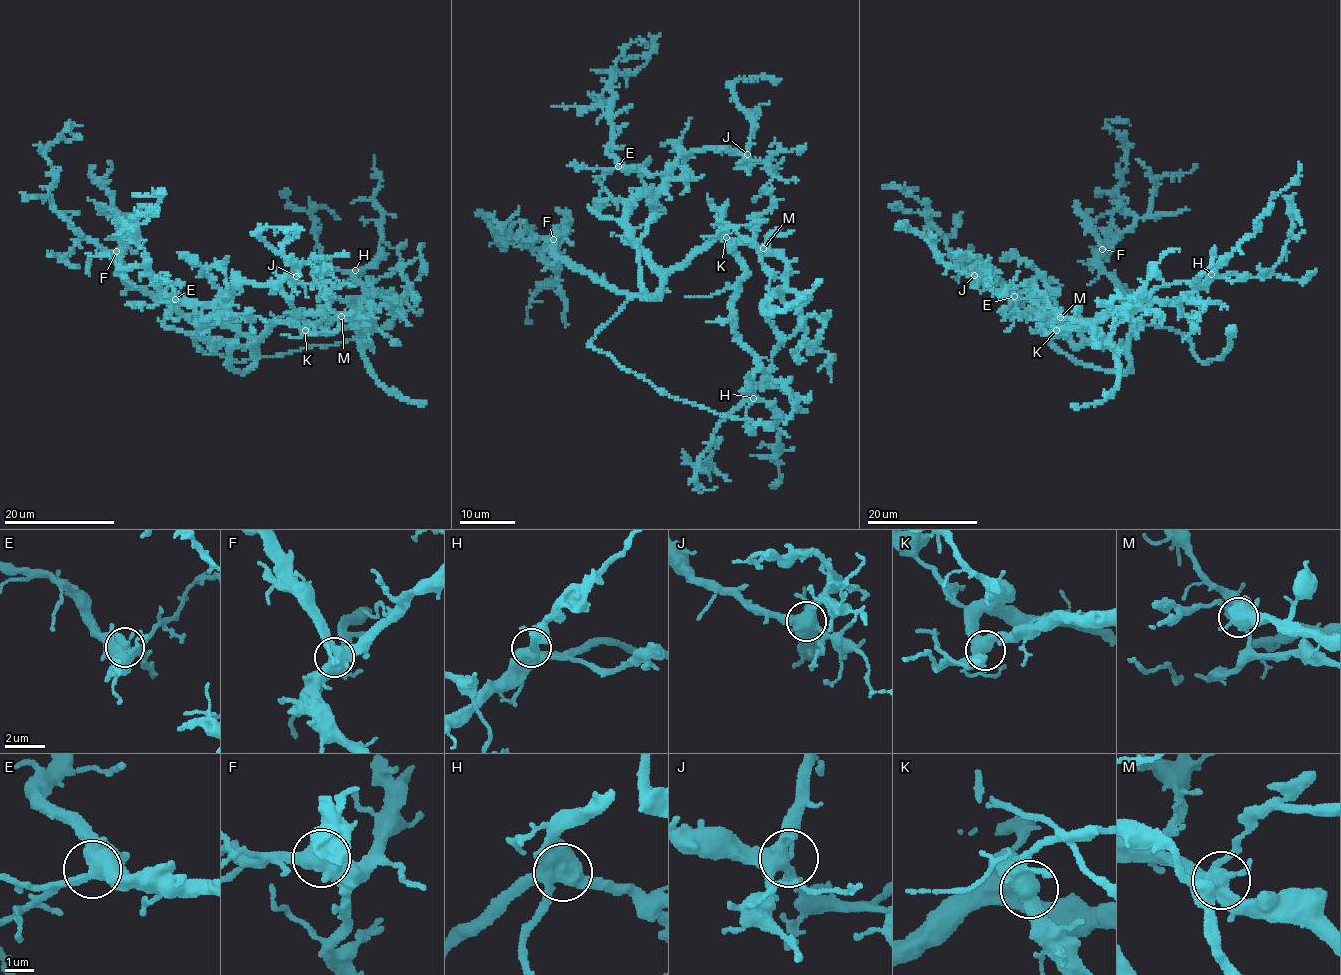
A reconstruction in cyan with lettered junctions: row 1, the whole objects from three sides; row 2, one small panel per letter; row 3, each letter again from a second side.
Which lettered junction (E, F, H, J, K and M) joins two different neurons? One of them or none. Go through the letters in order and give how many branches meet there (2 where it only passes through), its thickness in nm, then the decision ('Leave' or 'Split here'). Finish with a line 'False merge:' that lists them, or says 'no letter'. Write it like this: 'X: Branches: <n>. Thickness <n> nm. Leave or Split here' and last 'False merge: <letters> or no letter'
E: Branches: 4. Thickness 480 nm. Leave
F: Branches: 3. Thickness 500 nm. Leave
H: Branches: 4. Thickness 480 nm. Leave
J: Branches: 5. Thickness 480 nm. Leave
K: Branches: 4. Thickness 440 nm. Leave
M: Branches: 5. Thickness 440 nm. Leave
False merge: no letter

